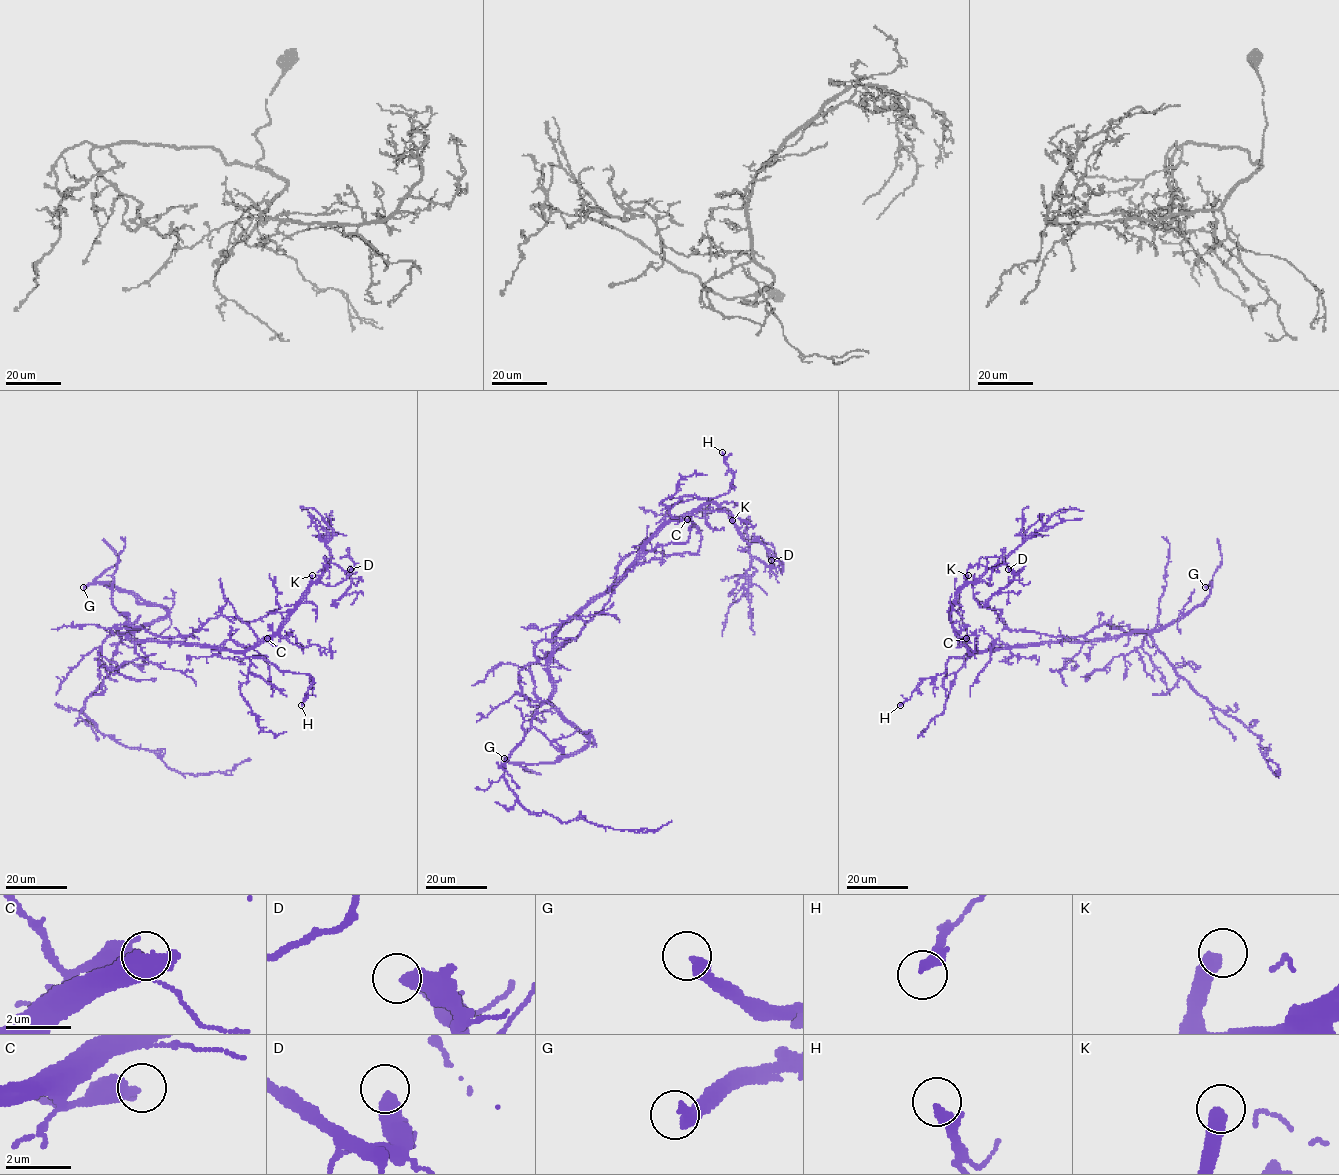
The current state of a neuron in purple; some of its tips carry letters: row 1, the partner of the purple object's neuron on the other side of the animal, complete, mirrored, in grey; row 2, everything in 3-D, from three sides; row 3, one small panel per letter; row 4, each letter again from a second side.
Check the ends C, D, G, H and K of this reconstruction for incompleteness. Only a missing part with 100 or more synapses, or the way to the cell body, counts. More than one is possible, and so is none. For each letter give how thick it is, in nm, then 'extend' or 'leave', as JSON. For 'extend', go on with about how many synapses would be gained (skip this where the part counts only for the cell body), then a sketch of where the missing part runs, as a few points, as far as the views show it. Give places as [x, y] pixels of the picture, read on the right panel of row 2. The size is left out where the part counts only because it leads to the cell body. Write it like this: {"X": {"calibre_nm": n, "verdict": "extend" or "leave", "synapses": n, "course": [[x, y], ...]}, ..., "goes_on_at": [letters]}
{"C": {"calibre_nm": 480, "verdict": "leave"}, "D": {"calibre_nm": 480, "verdict": "leave"}, "G": {"calibre_nm": 380, "verdict": "extend", "synapses": 650, "course": [[1205, 587], [1198, 582], [1188, 594], [1143, 591], [1118, 613], [1112, 630], [1145, 647], [1221, 753]]}, "H": {"calibre_nm": 320, "verdict": "leave"}, "K": {"calibre_nm": 440, "verdict": "extend", "synapses": 120, "course": [[968, 575], [968, 564], [977, 556], [1016, 548], [1078, 518], [1092, 519], [1108, 533], [1145, 528], [1148, 533]]}, "goes_on_at": ["G", "K"]}

